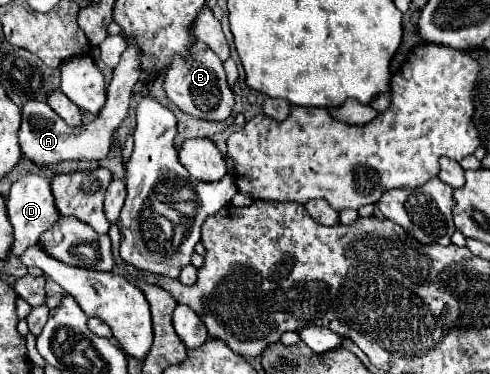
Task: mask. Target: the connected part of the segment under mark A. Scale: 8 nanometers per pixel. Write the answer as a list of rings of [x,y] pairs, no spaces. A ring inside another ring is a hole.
[[[127,44],[127,50],[121,56],[121,62],[113,70],[113,80],[107,88],[107,102],[103,110],[99,112],[97,120],[91,124],[83,124],[77,128],[71,128],[59,118],[47,102],[31,100],[23,104],[23,124],[19,128],[19,144],[21,150],[27,158],[31,158],[35,164],[53,164],[61,162],[67,158],[77,158],[77,160],[101,160],[109,154],[111,146],[111,136],[117,130],[117,126],[125,120],[127,110],[129,110],[129,98],[133,94],[133,86],[141,80],[139,72],[139,48],[135,44]]]

